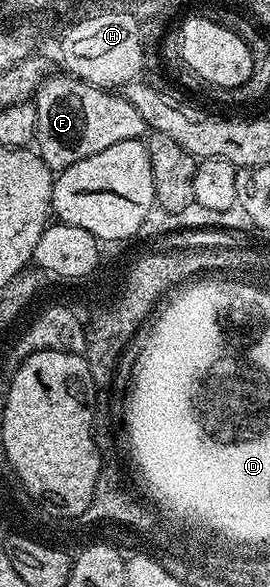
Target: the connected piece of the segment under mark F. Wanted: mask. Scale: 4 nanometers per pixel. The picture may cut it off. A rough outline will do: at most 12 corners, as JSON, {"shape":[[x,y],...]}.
{"shape":[[69,74],[32,97],[36,151],[61,170],[147,135],[125,95]]}

